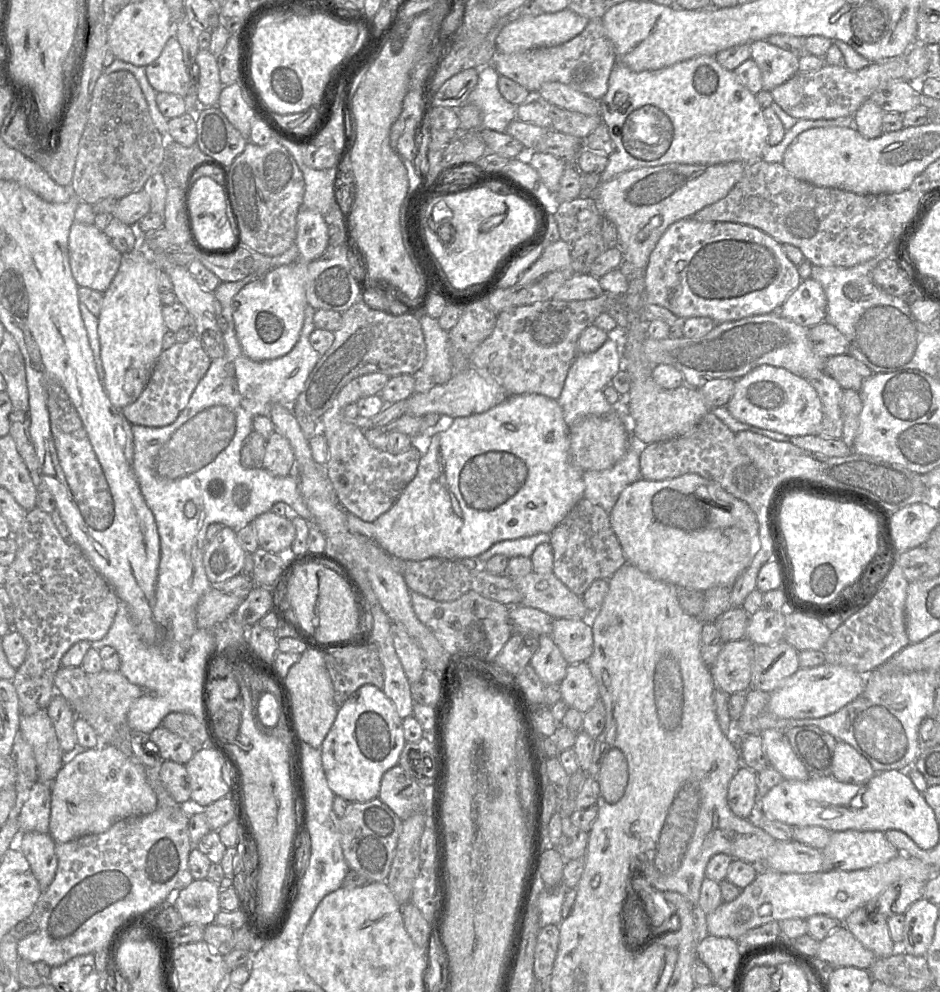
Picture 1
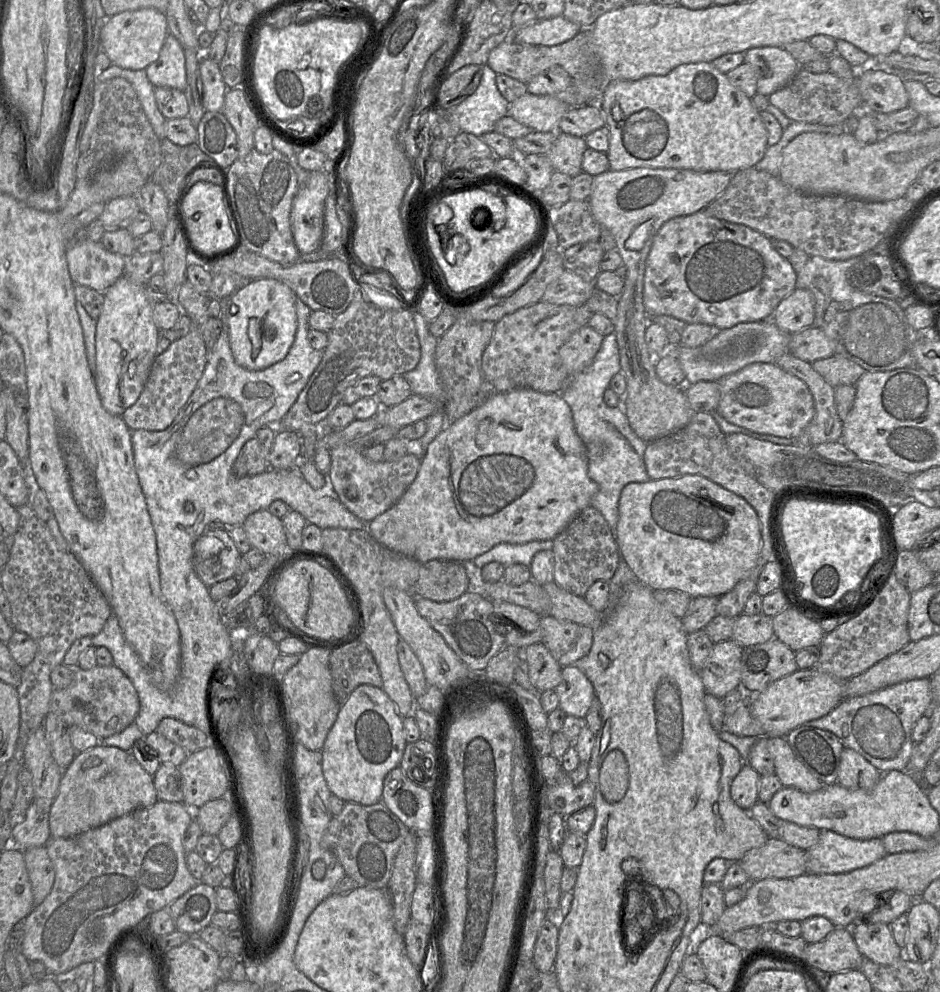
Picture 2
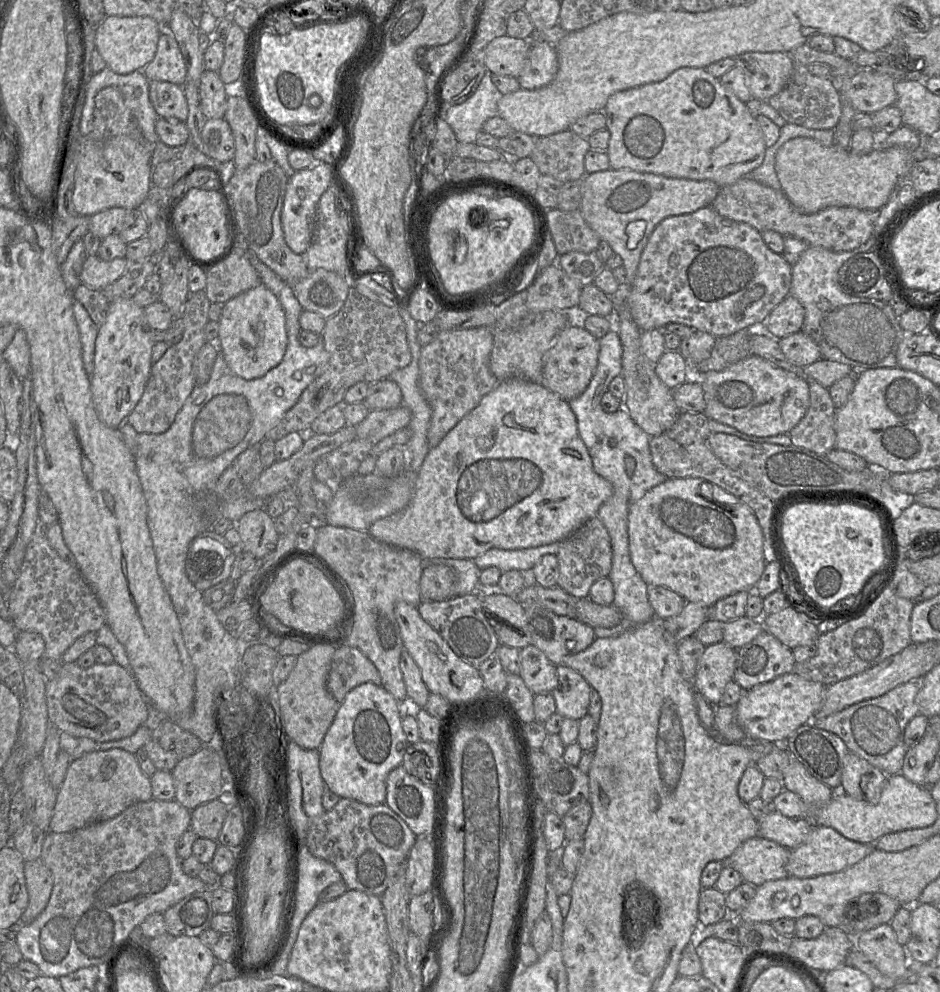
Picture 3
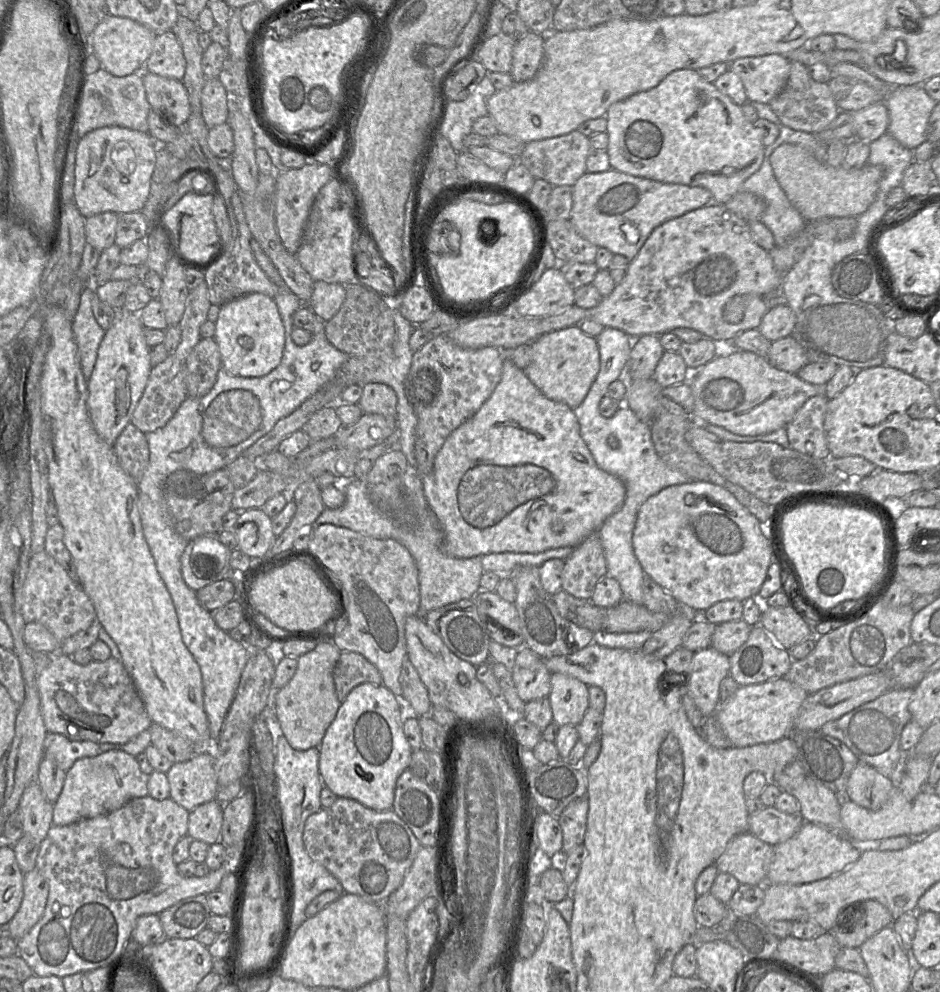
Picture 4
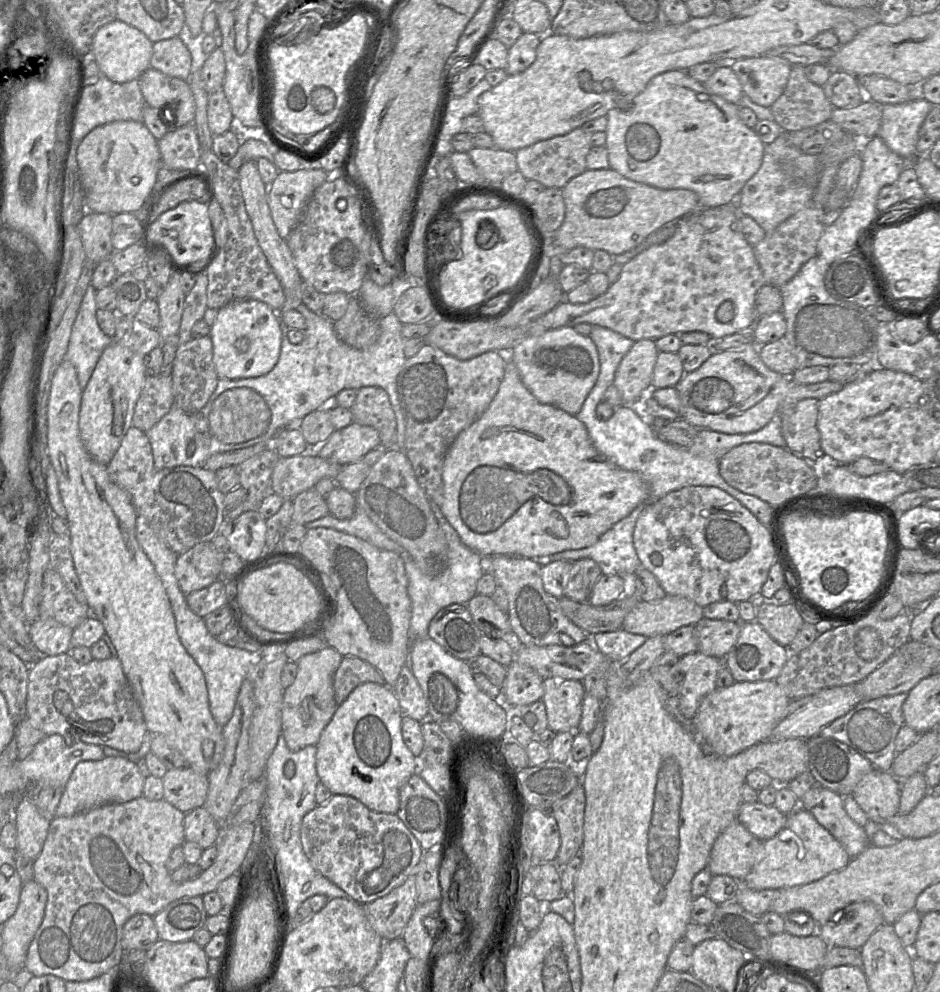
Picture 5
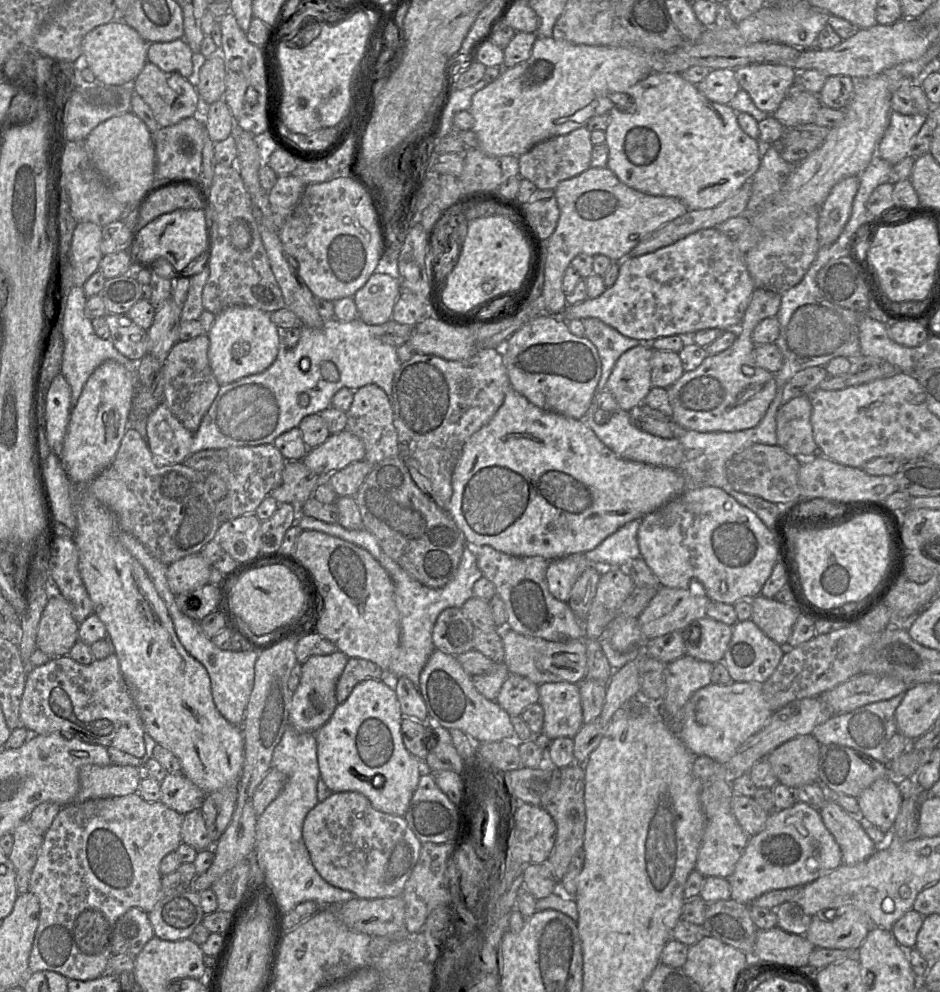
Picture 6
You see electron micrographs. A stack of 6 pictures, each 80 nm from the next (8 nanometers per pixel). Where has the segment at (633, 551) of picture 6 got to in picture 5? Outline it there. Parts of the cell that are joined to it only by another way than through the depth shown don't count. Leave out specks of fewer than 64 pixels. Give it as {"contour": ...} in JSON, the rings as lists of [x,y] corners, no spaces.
{"contour":[[[644,502],[638,505],[629,515],[607,530],[592,546],[582,549],[564,550],[547,556],[532,557],[531,559],[544,565],[556,560],[576,561],[582,558],[590,558],[596,561],[604,572],[614,572],[622,577],[632,576],[641,563],[633,544],[634,528],[640,513],[649,503]]]}

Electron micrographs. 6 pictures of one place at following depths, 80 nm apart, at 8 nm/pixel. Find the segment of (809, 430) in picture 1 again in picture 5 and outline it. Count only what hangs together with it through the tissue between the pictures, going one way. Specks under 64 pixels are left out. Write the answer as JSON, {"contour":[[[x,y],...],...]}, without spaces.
{"contour":[[[754,342],[714,353],[695,371],[686,373],[675,385],[680,400],[680,418],[698,429],[709,429],[727,434],[746,434],[760,430],[776,415],[806,398],[822,399],[843,389],[847,383],[826,380],[815,384],[798,384],[789,376],[783,376],[762,361]]]}

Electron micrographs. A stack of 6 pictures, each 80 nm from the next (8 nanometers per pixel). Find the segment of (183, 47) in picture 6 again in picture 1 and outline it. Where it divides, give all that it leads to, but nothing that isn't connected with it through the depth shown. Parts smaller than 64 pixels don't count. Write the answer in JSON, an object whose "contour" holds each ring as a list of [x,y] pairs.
{"contour":[[[174,35],[166,42],[159,57],[145,67],[146,76],[156,92],[185,97],[191,88],[191,77],[183,60],[182,48]]]}

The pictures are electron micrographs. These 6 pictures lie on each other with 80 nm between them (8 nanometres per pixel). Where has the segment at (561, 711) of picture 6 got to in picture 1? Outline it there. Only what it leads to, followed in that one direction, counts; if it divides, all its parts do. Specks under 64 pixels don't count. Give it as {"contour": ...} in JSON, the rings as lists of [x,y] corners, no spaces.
{"contour":[[[586,662],[568,665],[560,688],[563,700],[582,714],[588,712],[600,699],[597,682]]]}

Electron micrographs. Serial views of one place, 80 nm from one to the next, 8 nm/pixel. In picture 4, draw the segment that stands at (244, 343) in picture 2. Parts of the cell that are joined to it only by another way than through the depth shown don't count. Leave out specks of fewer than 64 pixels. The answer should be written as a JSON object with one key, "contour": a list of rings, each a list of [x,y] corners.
{"contour":[[[249,293],[221,305],[215,322],[214,340],[221,354],[221,367],[230,374],[261,377],[281,362],[285,347],[285,330],[274,298],[263,293]]]}

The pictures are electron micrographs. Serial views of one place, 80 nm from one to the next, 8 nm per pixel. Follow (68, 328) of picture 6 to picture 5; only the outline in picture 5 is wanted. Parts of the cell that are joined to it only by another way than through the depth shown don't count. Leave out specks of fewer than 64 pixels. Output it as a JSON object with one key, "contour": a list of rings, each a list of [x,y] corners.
{"contour":[[[91,284],[85,291],[65,355],[65,359],[75,367],[82,390],[86,387],[103,350],[113,343],[113,337],[106,335],[97,323],[96,291]]]}

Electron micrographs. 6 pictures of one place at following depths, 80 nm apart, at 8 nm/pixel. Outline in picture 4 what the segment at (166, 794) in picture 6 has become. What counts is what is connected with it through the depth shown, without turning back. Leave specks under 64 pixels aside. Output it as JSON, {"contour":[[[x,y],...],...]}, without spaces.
{"contour":[[[210,753],[195,754],[188,761],[174,763],[166,775],[170,798],[188,811],[216,799],[217,774]]]}

